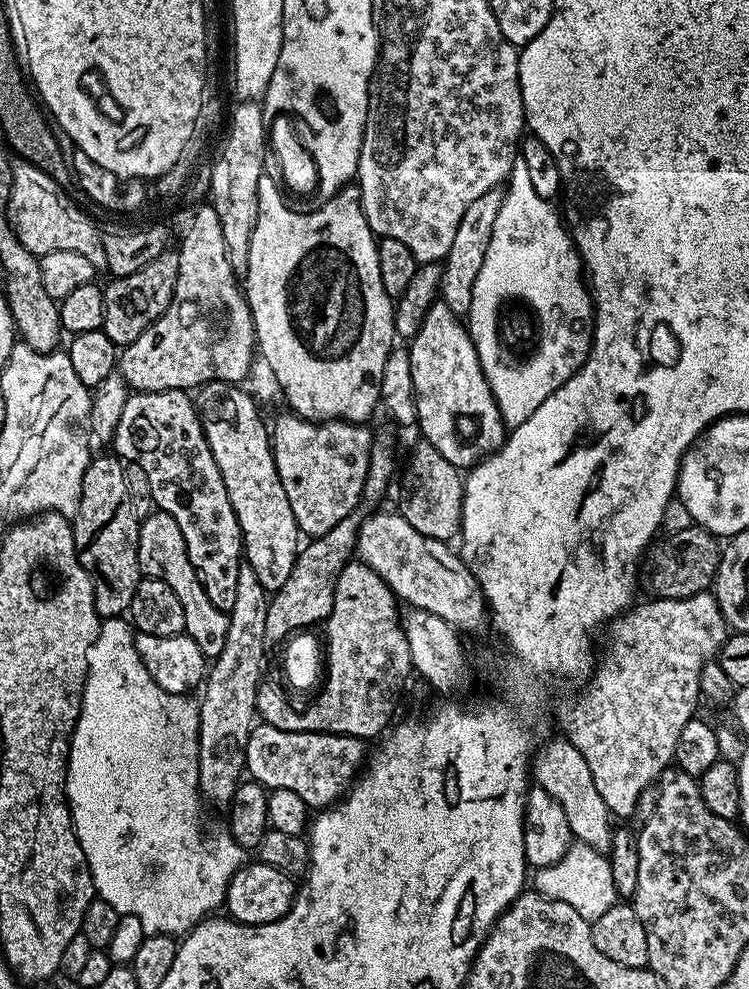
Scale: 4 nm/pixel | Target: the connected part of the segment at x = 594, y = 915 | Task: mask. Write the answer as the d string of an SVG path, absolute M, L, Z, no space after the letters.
M573 843L564 853L564 857L554 862L554 866L535 869L534 876L535 891L542 896L548 896L551 900L566 902L566 906L574 906L574 910L578 910L578 914L582 914L582 918L589 922L602 918L602 914L606 914L610 906L618 903L608 857L601 849L591 848L589 844Z

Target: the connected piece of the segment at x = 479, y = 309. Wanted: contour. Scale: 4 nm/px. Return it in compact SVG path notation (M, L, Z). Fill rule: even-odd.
M513 163L502 210L498 210L494 234L490 234L490 250L486 250L486 262L482 262L482 270L478 270L474 299L466 317L468 333L478 350L500 417L512 426L521 424L554 390L561 388L573 371L586 362L588 351L592 349L590 307L594 301L582 275L582 261L571 231L561 213L557 209L555 212L552 206L534 194L524 163ZM500 296L528 296L528 300L542 310L544 322L538 328L540 341L534 344L532 360L523 366L512 364L512 360L500 352L500 344L496 344L496 304L500 304Z

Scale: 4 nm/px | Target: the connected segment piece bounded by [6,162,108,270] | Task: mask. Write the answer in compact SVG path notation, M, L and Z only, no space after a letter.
M16 162L12 165L12 185L8 206L8 220L12 223L18 242L26 246L35 256L54 254L54 250L74 250L82 258L90 261L90 266L98 270L107 269L104 236L96 229L96 224L68 197L65 189L59 188L42 170L32 164Z

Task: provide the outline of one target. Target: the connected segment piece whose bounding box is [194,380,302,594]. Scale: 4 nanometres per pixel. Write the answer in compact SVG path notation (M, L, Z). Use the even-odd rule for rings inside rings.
M212 380L209 384L200 385L194 396L194 403L200 414L204 437L214 454L214 462L218 462L218 470L222 474L222 482L230 498L230 506L238 518L243 559L252 567L254 574L258 574L258 582L262 582L262 586L271 594L286 586L286 578L290 578L290 570L294 570L296 554L302 544L302 533L294 522L294 510L290 510L286 490L282 490L282 482L278 478L278 470L272 457L269 425L266 420L264 424L263 418L260 417L260 408L256 405L255 398L242 389L240 384Z

